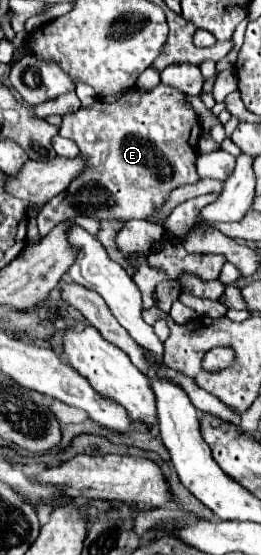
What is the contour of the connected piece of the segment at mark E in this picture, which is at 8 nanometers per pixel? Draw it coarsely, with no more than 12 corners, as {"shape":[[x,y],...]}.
{"shape":[[159,83],[63,115],[85,171],[37,215],[147,219],[197,183],[199,119]]}

